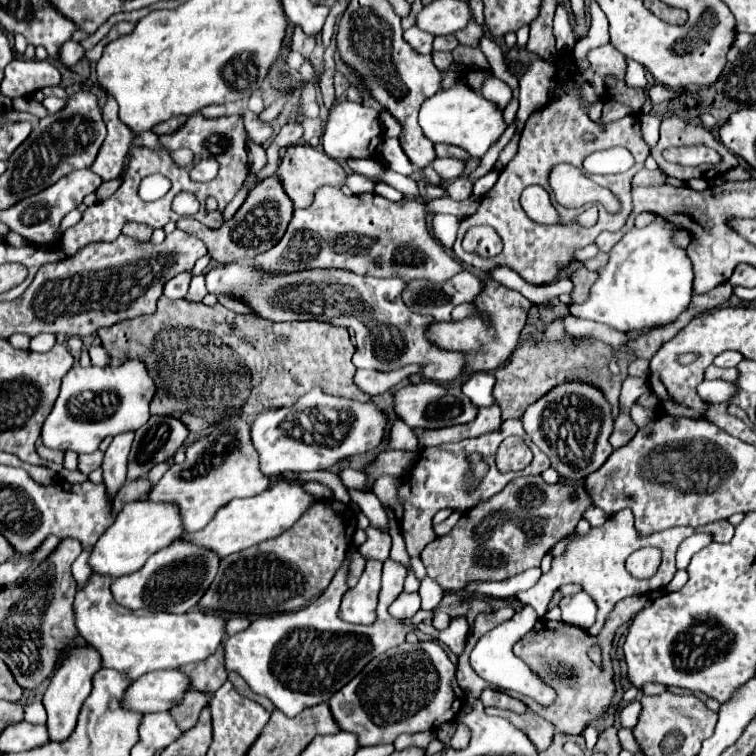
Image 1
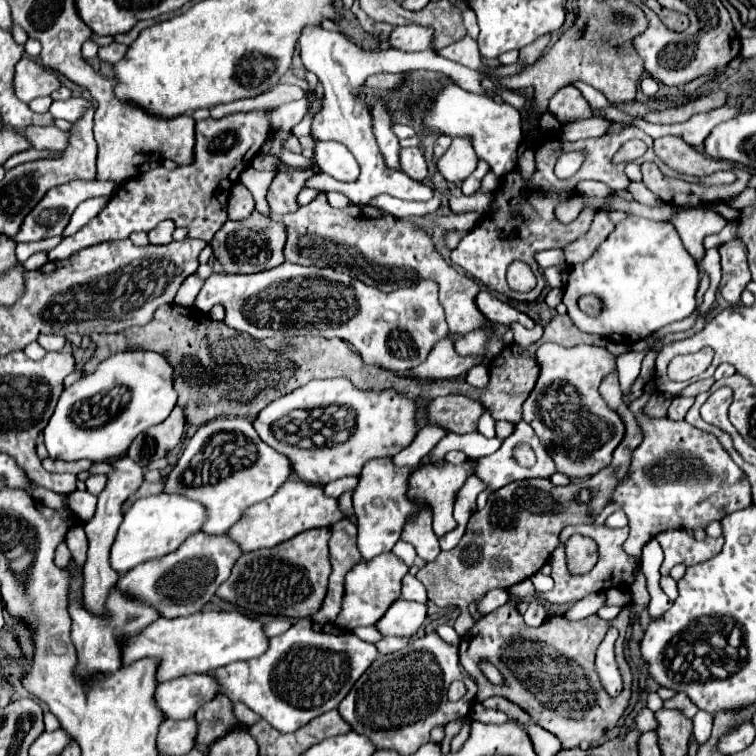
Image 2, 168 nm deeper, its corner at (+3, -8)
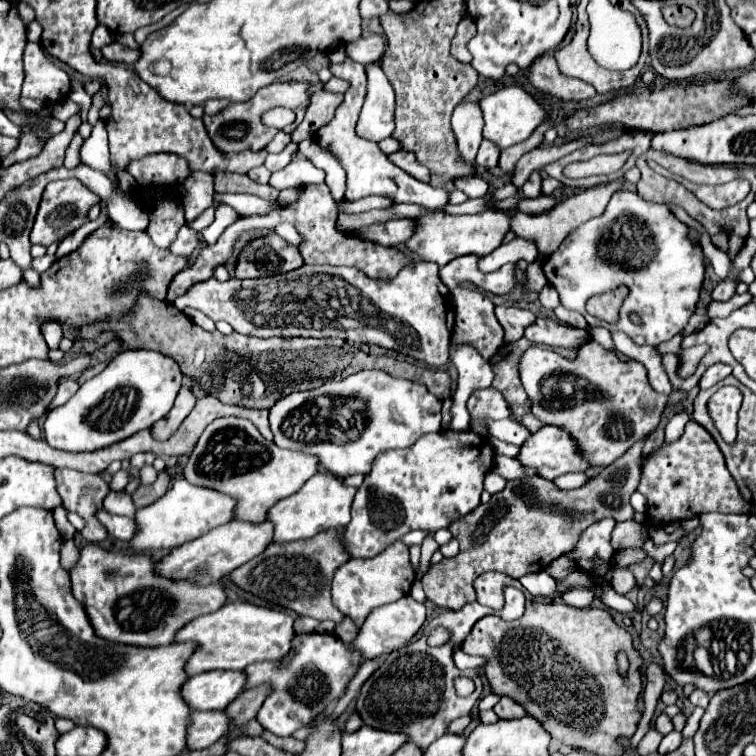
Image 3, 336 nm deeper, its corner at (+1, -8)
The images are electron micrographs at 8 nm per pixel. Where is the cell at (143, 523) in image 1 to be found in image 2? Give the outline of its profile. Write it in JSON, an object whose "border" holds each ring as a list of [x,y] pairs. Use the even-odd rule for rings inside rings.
{"border":[[[158,494],[158,496],[146,496],[136,500],[136,504],[124,514],[124,520],[118,528],[116,540],[110,550],[110,566],[118,574],[122,574],[132,570],[138,564],[144,564],[148,560],[174,552],[188,536],[200,530],[204,518],[206,518],[206,512],[202,504],[188,500],[184,496]]]}

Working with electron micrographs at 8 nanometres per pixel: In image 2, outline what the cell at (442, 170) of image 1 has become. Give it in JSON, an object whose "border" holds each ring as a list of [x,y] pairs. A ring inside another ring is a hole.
{"border":[[[454,138],[448,152],[438,158],[436,168],[448,182],[462,182],[468,178],[478,164],[478,158],[466,138]]]}

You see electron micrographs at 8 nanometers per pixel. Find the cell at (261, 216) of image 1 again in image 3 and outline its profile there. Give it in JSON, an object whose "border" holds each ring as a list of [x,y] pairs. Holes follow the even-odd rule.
{"border":[[[268,234],[262,238],[252,240],[238,256],[238,264],[236,264],[236,278],[264,278],[264,276],[276,276],[276,272],[284,274],[290,270],[296,270],[304,266],[304,258],[300,256],[296,246],[290,246],[288,242],[284,242],[280,236],[276,234]]]}

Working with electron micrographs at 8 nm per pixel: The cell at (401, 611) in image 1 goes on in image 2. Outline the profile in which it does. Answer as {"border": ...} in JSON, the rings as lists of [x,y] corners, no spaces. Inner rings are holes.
{"border":[[[398,598],[378,620],[376,628],[384,636],[412,636],[426,618],[426,604]]]}

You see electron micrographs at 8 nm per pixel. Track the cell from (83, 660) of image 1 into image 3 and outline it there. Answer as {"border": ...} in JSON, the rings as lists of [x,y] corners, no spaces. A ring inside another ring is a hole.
{"border":[[[98,544],[80,546],[78,554],[76,566],[68,572],[74,598],[84,604],[94,632],[112,642],[150,648],[170,644],[182,624],[216,612],[228,598],[222,582],[200,586],[190,580],[168,580],[160,576],[156,572],[158,562],[150,554],[110,552]]]}

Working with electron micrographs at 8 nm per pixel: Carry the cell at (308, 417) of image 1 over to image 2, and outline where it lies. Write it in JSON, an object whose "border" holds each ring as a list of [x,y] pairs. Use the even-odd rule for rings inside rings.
{"border":[[[344,378],[312,380],[268,404],[258,414],[254,428],[270,448],[290,460],[296,478],[324,486],[342,476],[358,476],[368,460],[392,458],[406,448],[416,436],[414,400],[394,390],[364,392]],[[314,410],[324,410],[324,414],[316,418]],[[342,412],[354,412],[350,436],[346,436],[346,416]]]}

